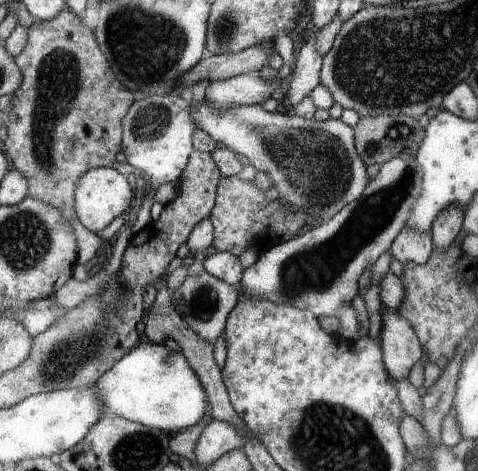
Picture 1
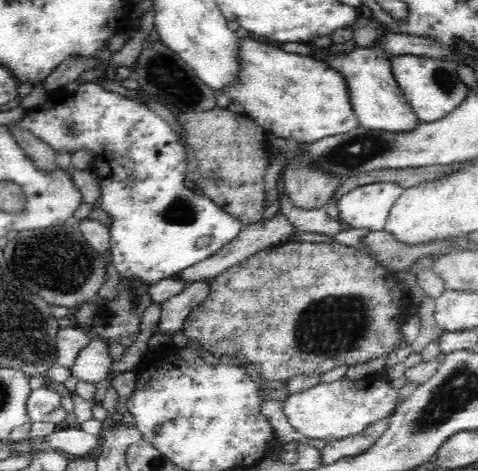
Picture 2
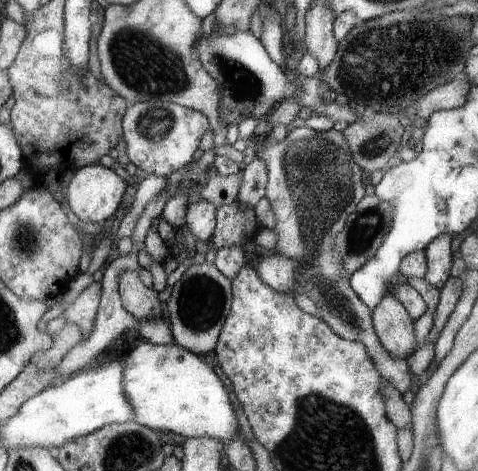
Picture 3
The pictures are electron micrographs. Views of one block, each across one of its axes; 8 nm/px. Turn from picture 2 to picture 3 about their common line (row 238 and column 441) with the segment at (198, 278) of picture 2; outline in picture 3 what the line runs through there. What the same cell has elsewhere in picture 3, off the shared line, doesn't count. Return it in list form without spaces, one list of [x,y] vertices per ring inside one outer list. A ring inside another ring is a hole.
[[[439,234],[439,238],[435,238],[435,242],[431,242],[423,254],[425,254],[425,262],[427,262],[427,272],[423,276],[423,280],[433,286],[433,288],[443,288],[447,278],[449,278],[449,270],[453,264],[453,252],[451,252],[451,240],[453,236],[449,234]]]

